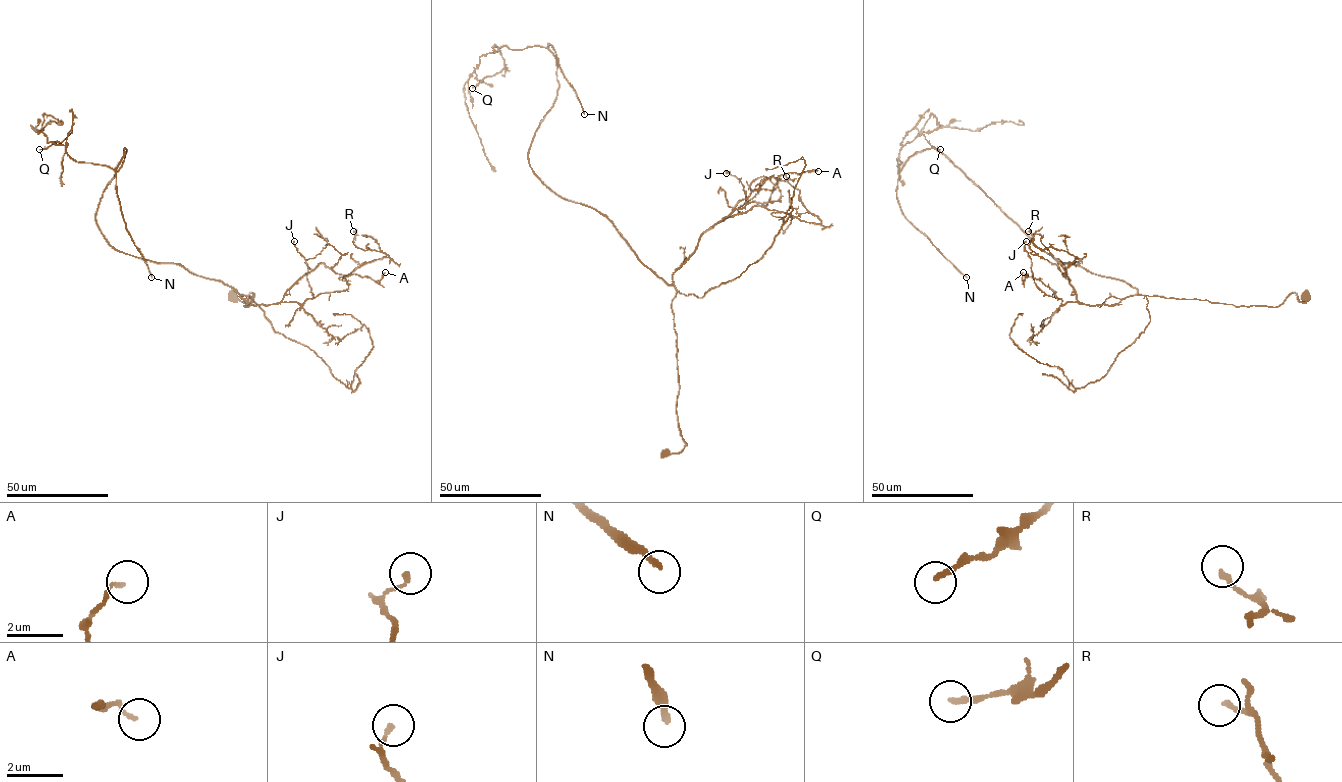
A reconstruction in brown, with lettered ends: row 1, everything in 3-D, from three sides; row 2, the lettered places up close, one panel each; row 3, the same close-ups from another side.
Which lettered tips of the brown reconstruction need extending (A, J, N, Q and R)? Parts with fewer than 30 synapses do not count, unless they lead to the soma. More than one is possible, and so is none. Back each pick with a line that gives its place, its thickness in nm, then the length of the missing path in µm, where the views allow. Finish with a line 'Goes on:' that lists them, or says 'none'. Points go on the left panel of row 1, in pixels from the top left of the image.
N: (151, 277) | 200 nm | 200 µm
Goes on: N

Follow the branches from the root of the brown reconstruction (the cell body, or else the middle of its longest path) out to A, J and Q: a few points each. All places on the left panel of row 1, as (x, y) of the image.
A: (233, 296), (253, 293), (245, 307), (239, 295), (302, 304), (345, 291), (345, 276), (379, 283), (385, 272)
J: (233, 296), (251, 302), (253, 293), (245, 307), (239, 295), (254, 305), (313, 298), (294, 241)
Q: (233, 296), (254, 294), (107, 241), (96, 212), (125, 148), (114, 169), (78, 162), (72, 128), (39, 149)

